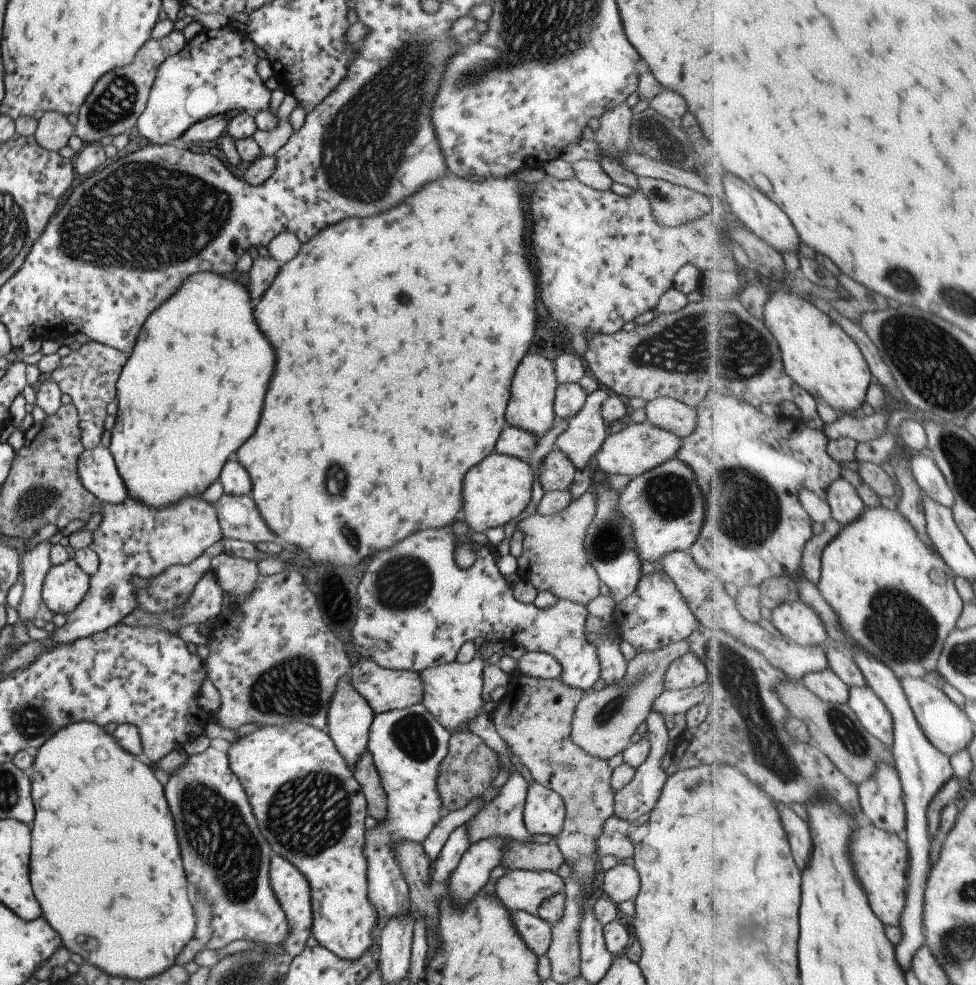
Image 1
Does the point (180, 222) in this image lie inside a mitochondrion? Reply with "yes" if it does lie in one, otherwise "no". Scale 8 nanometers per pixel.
yes

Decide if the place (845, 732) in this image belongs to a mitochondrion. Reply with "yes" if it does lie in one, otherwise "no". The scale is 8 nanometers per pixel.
yes

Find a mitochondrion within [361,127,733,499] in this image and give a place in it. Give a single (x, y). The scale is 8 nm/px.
(659, 196)

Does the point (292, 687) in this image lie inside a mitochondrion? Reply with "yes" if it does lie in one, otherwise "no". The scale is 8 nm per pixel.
yes

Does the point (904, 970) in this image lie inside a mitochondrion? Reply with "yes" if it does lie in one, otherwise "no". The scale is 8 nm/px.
no

